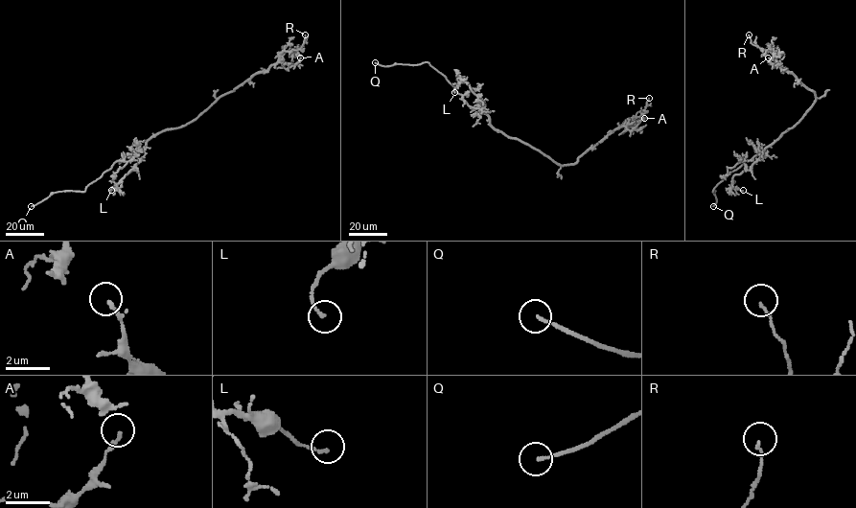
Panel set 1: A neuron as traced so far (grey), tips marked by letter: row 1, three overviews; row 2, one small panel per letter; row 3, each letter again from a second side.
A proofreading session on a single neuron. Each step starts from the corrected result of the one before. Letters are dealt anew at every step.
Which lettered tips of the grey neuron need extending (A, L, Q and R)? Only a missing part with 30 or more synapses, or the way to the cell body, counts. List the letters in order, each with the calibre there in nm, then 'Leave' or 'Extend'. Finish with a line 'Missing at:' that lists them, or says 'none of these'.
A: Thickness 140 nm. Leave
L: Thickness 120 nm. Leave
Q: Thickness 120 nm. Extend
R: Thickness 100 nm. Leave
Missing at: Q

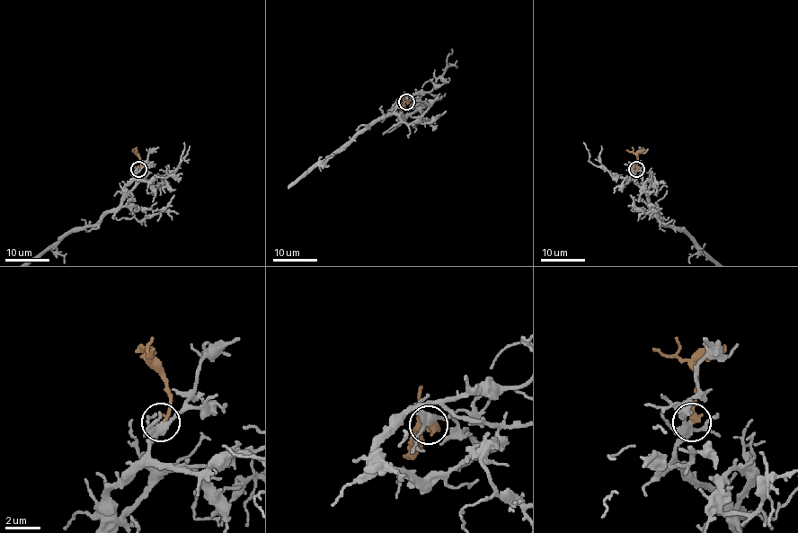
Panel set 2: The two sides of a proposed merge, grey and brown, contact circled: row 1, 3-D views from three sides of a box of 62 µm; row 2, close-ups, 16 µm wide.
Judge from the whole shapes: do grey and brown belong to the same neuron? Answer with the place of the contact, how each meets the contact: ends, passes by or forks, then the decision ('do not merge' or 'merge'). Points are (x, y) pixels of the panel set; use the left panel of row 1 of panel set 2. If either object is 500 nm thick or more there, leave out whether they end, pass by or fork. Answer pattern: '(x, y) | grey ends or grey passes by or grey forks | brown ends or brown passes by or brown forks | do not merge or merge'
(138, 169) | grey forks | brown ends | do not merge

